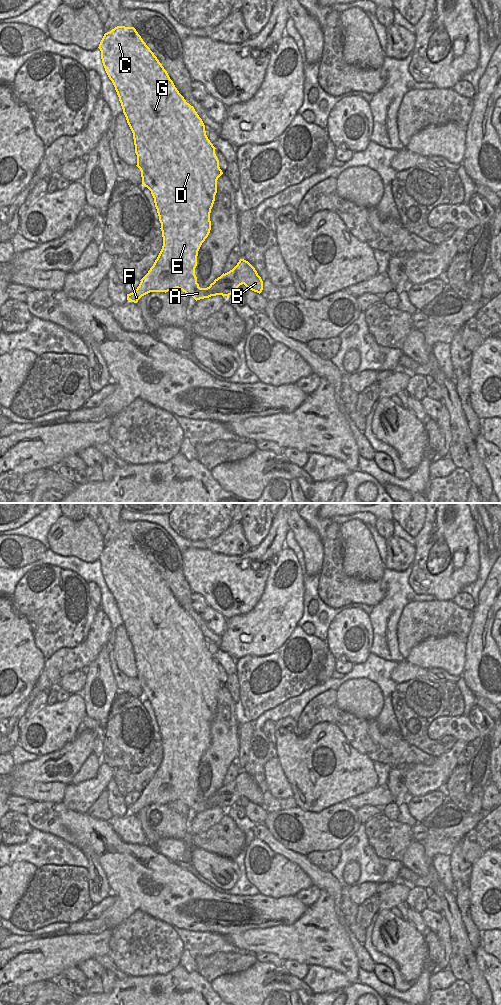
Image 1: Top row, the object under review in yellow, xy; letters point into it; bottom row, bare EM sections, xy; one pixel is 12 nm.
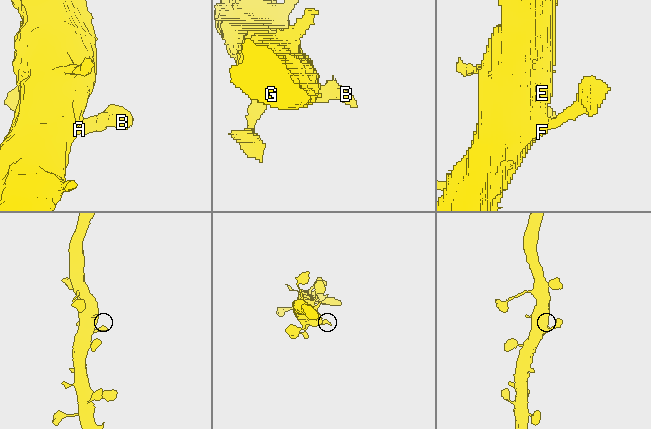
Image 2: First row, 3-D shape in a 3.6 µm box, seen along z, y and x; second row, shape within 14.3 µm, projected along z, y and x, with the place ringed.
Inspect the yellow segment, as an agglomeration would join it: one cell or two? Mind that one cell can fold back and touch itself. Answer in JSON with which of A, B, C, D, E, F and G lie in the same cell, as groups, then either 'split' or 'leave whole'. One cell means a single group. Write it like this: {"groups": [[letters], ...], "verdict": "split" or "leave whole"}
{"groups": [["A", "B", "C", "D", "E", "F", "G"]], "verdict": "leave whole"}

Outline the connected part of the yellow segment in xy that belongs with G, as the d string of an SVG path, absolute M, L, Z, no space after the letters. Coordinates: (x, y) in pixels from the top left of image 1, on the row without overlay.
M115 539L104 546L98 560L105 583L115 599L123 625L133 645L136 678L141 683L142 697L151 703L154 710L163 749L162 761L153 778L140 792L137 801L127 806L127 812L137 815L142 808L150 804L166 805L178 800L197 813L216 807L229 808L242 796L260 806L263 802L263 793L255 780L244 771L240 771L232 782L223 785L209 799L200 800L197 795L195 780L198 763L211 742L210 725L217 705L217 692L223 686L215 666L216 660L206 647L202 631L179 605L167 583L134 539Z

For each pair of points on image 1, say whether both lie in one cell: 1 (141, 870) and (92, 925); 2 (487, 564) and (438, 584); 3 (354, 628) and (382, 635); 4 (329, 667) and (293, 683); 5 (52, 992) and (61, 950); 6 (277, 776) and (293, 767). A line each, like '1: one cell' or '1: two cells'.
1: one cell
2: two cells
3: two cells
4: two cells
5: two cells
6: two cells

